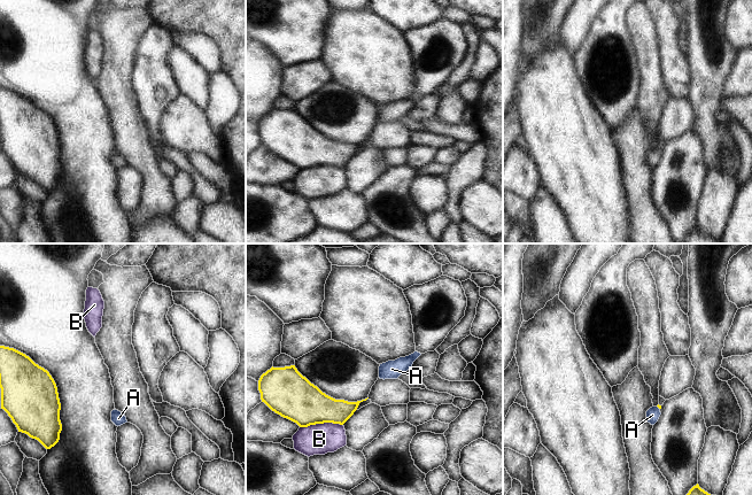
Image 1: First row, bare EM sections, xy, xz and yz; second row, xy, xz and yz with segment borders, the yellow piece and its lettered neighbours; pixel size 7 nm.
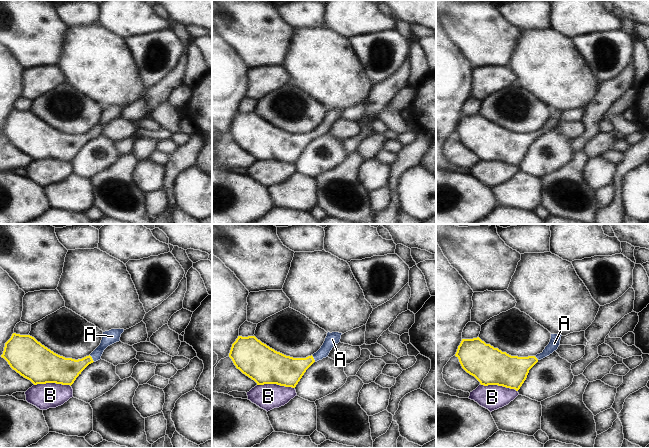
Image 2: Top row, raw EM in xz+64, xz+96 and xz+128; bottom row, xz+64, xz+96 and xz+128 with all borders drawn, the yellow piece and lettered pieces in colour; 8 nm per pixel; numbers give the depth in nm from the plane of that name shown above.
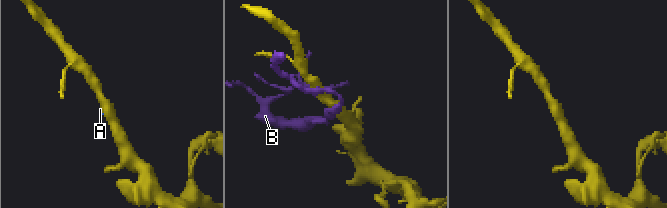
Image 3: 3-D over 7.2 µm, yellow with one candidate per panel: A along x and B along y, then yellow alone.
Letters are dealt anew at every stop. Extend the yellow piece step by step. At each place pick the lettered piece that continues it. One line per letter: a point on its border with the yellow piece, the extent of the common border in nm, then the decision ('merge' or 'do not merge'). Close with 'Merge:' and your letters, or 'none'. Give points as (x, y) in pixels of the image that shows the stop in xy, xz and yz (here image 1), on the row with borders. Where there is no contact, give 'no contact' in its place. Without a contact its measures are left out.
A: contact yz (658, 407); length 40 nm; merge
B: contact xz (320, 423); length 300 nm; do not merge
Merge: A

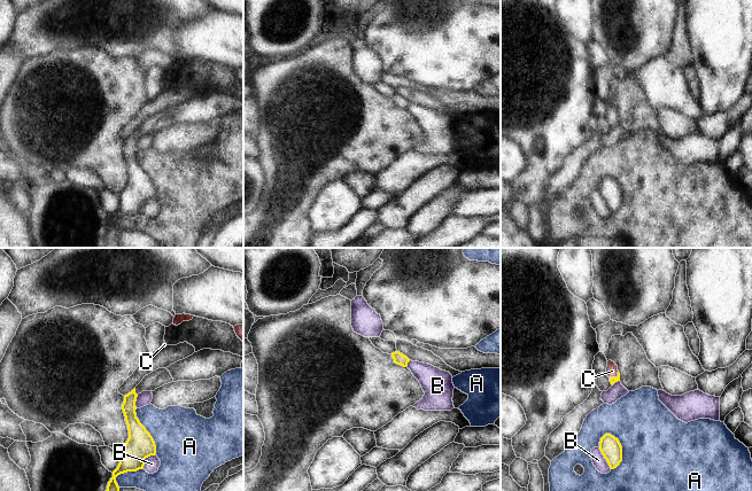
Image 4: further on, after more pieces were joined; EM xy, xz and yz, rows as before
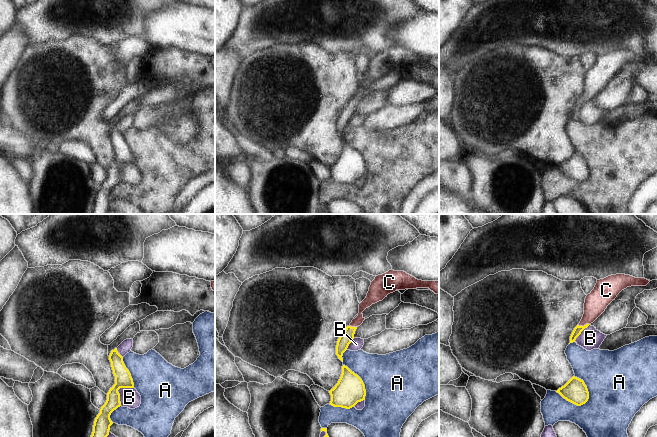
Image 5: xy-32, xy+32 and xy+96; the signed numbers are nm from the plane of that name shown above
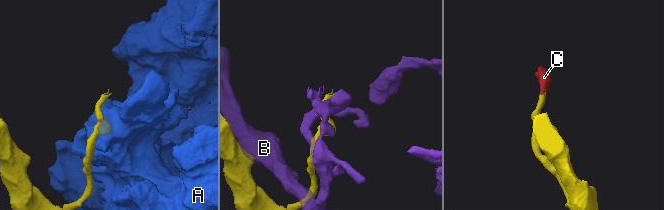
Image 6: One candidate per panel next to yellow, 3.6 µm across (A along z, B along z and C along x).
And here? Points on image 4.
A: contact yz (621, 450); length 280 nm; do not merge
B: contact yz (604, 457); length 180 nm; do not merge
C: contact yz (617, 376); length 80 nm; merge
Merge: C

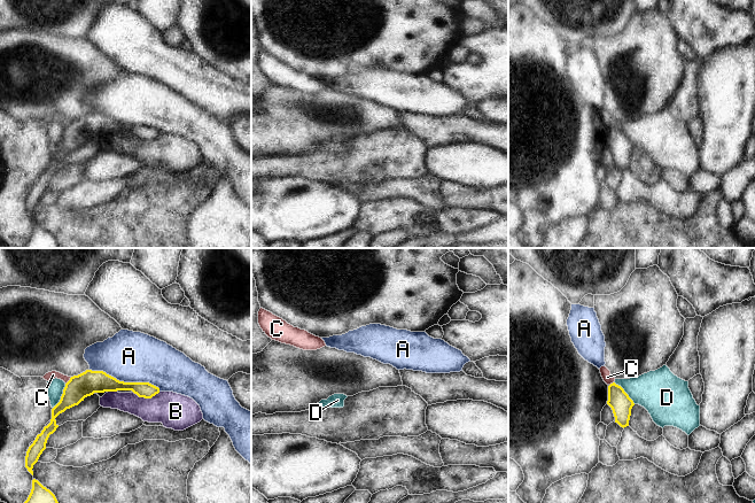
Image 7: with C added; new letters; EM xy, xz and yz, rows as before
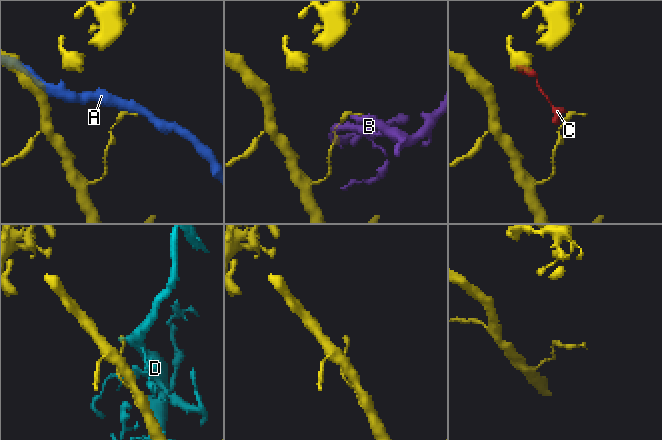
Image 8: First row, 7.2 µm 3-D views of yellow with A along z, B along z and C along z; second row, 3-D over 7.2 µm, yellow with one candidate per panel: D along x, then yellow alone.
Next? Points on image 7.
A: contact xy (125, 382); length 500 nm; do not merge
B: contact xy (146, 397); length 190 nm; do not merge
C: contact xy (69, 380); length 70 nm; do not merge
D: contact xy (61, 396); length 200 nm; do not merge
Merge: none

